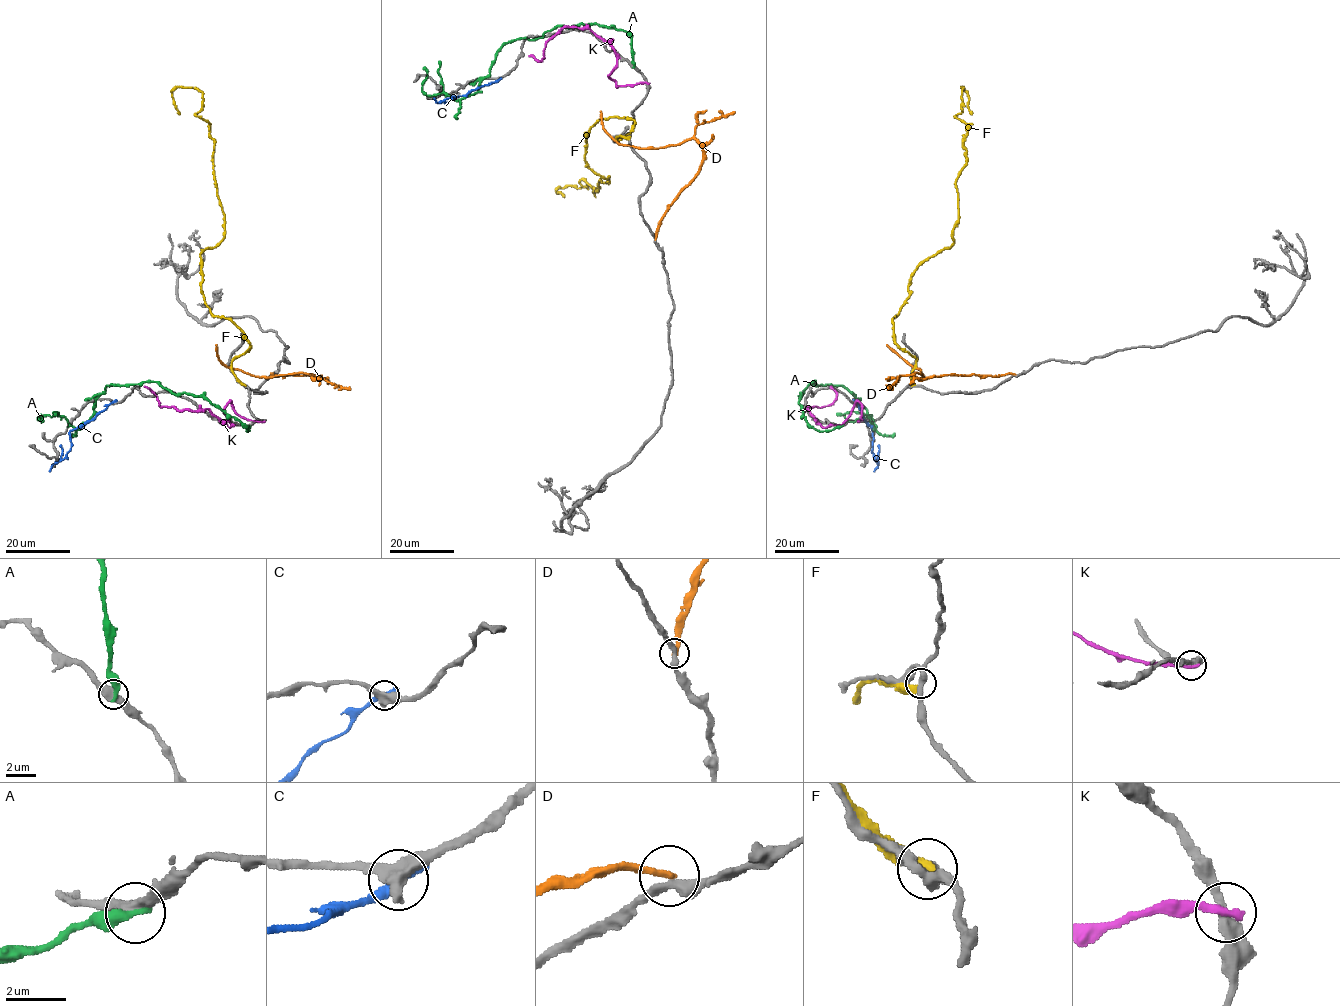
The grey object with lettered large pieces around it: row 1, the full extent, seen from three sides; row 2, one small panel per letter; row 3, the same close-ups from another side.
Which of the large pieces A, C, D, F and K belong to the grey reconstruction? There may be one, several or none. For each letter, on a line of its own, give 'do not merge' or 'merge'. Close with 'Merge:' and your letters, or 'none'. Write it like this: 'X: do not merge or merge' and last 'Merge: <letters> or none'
A: do not merge
C: do not merge
D: do not merge
F: do not merge
K: do not merge
Merge: none

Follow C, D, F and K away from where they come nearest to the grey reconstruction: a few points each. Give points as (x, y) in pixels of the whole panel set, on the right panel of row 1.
C: (855, 402), (873, 432), (871, 452), (875, 460), (878, 444)
D: (1014, 374), (948, 374), (918, 378), (915, 373), (923, 377), (920, 369), (912, 367), (886, 345)
F: (912, 386), (916, 359), (892, 320), (911, 274), (953, 242), (961, 88), (972, 114)
K: (858, 421), (857, 401), (841, 424), (825, 427), (807, 408), (803, 411), (830, 405), (836, 396), (831, 386)

